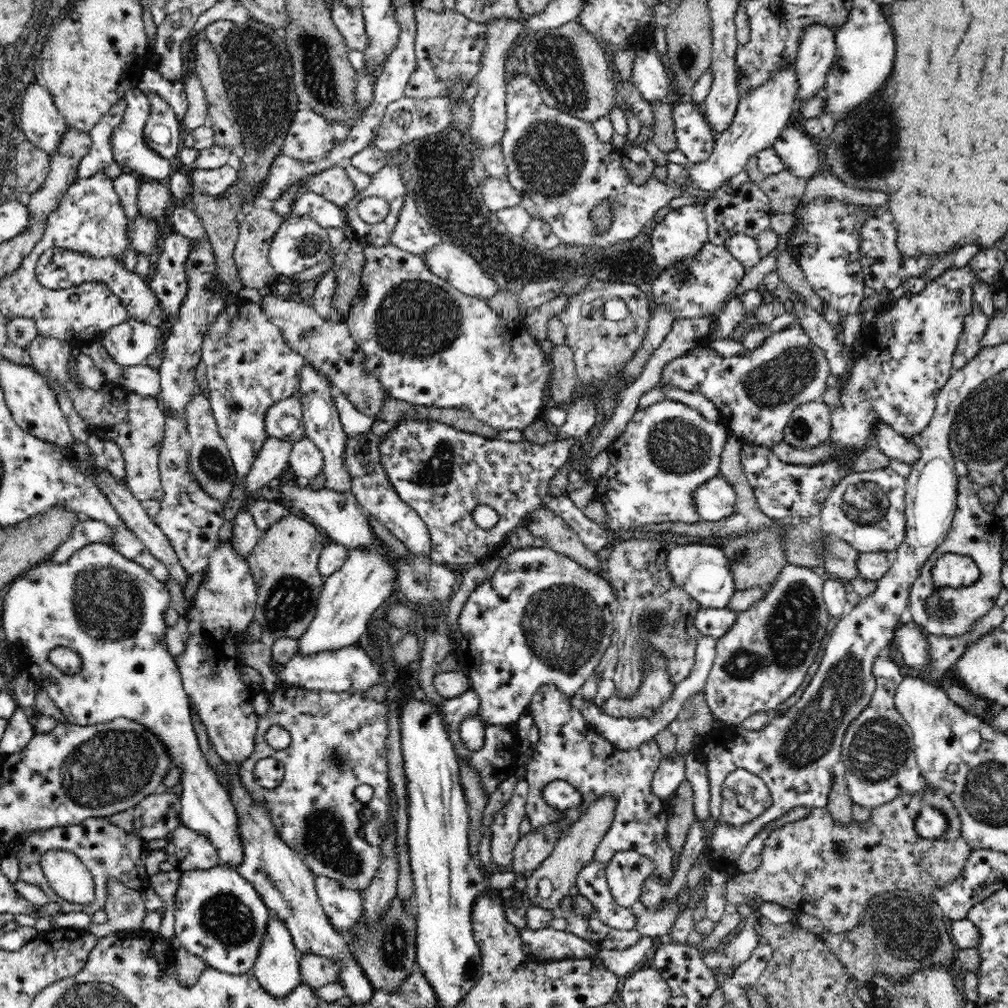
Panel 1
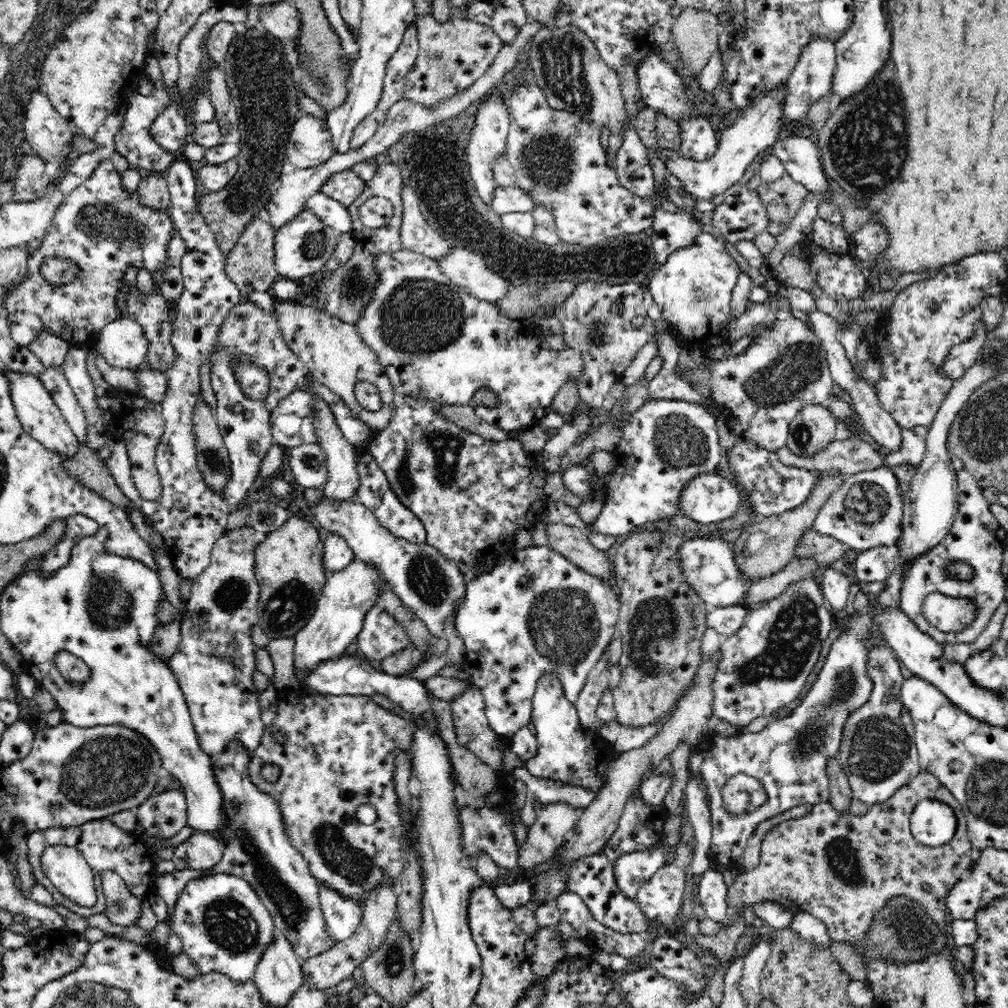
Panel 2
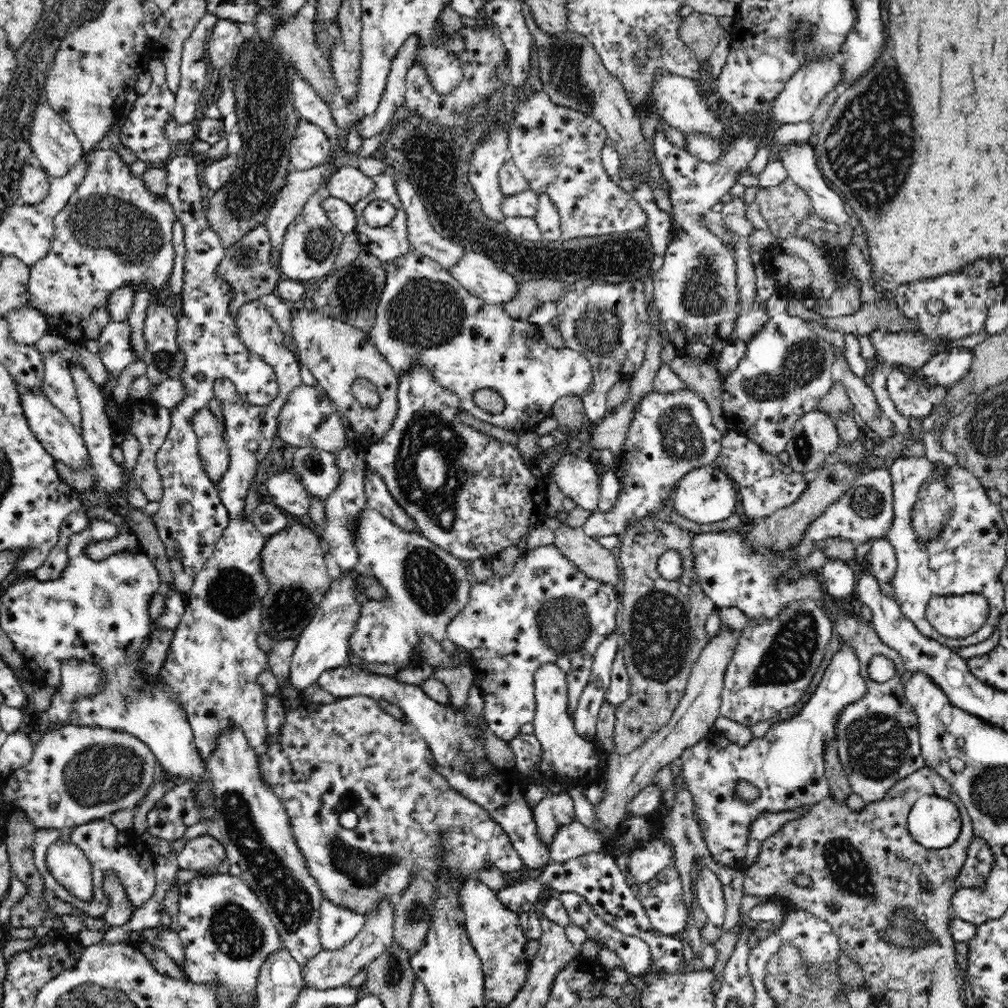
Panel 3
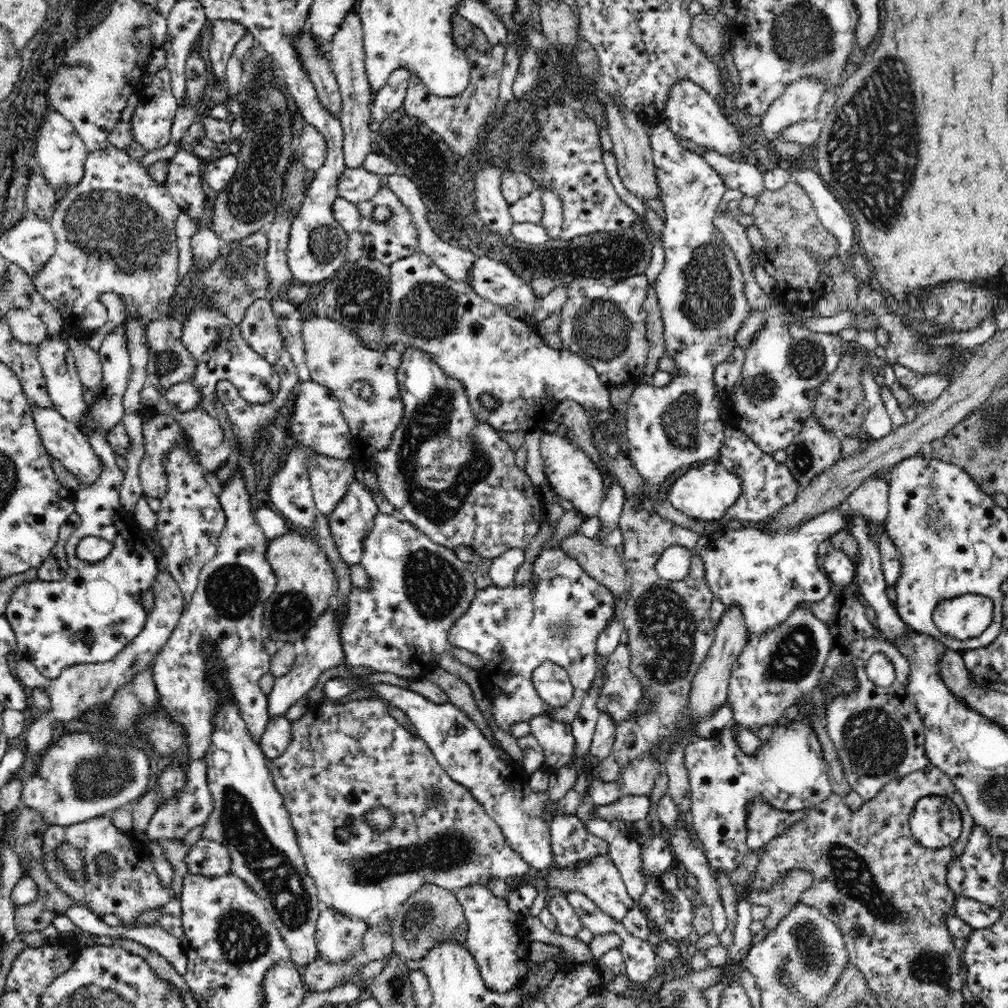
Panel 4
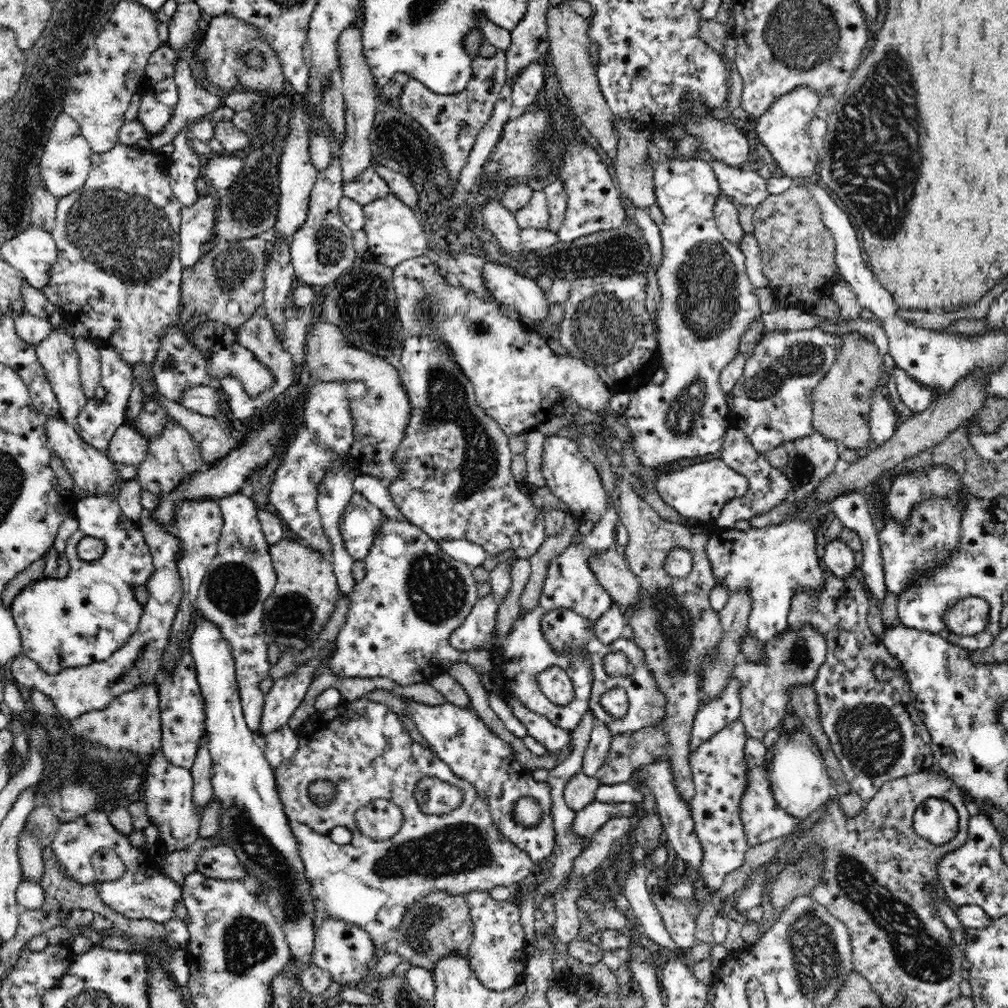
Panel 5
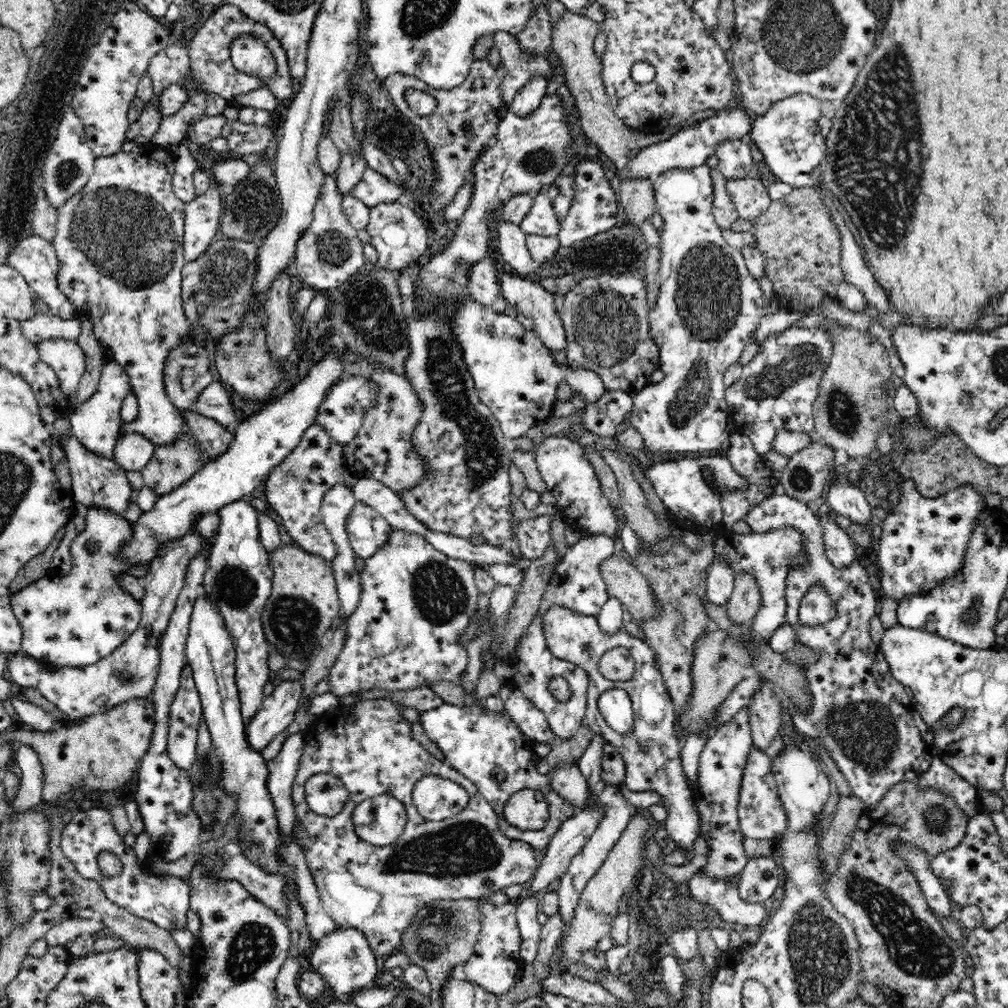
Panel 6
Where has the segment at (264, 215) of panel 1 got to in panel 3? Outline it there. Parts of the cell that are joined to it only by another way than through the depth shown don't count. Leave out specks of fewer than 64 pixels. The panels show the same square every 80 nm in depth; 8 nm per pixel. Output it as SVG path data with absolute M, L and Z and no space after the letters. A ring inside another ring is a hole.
M258 224L250 232L226 249L225 257L218 266L219 277L223 278L233 290L230 304L231 316L236 316L244 302L252 302L274 292L277 283L281 280L280 271L276 270L270 262L271 240L267 228L263 224Z

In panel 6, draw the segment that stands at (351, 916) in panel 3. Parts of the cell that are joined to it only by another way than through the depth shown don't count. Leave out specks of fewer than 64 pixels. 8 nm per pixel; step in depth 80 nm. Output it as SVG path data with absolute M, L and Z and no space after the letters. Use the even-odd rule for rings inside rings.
M338 925L334 932L322 936L314 943L315 948L307 964L323 976L328 988L333 991L335 1001L352 1002L350 994L375 984L381 972L378 972L377 958L361 930Z

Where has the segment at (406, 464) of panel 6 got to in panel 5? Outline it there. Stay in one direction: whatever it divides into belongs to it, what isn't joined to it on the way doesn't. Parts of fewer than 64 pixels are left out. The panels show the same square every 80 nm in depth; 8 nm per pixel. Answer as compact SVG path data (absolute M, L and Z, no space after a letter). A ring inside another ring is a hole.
M323 320L312 325L313 329L306 339L306 359L312 381L345 384L359 381L367 387L366 396L356 398L351 403L354 440L344 461L357 475L372 475L383 482L392 480L398 474L392 456L396 454L400 440L404 438L404 428L408 427L411 414L408 393L405 393L404 386L401 385L396 363L352 347L338 326Z

